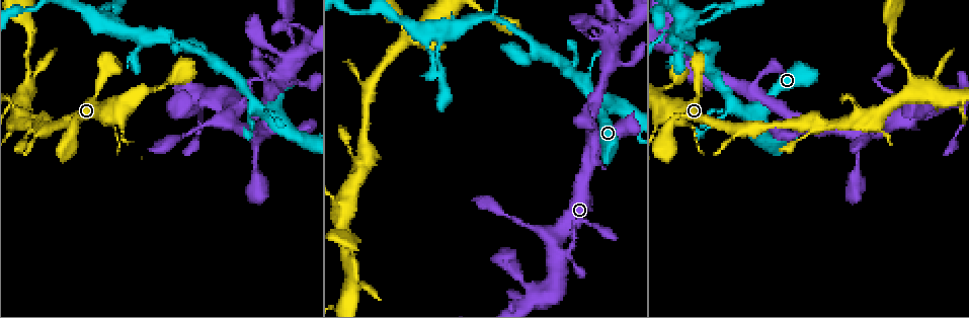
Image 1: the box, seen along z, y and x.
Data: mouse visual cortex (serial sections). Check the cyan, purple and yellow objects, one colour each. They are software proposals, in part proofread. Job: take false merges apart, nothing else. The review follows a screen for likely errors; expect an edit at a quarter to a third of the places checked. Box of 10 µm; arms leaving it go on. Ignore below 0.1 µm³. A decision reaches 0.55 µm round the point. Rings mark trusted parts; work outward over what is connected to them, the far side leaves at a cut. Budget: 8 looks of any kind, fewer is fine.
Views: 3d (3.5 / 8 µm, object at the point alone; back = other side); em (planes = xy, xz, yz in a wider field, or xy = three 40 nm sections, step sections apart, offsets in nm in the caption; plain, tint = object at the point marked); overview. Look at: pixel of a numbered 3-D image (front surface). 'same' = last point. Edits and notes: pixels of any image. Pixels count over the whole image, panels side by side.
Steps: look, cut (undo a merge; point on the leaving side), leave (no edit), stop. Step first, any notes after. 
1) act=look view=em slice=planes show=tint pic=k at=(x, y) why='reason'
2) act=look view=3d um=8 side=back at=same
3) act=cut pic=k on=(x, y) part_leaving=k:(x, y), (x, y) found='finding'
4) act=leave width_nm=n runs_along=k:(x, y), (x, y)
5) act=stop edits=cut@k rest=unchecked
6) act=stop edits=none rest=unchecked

act=look view=3d um=3.5 pic=1 at=(272, 91) why='abrupt turn'

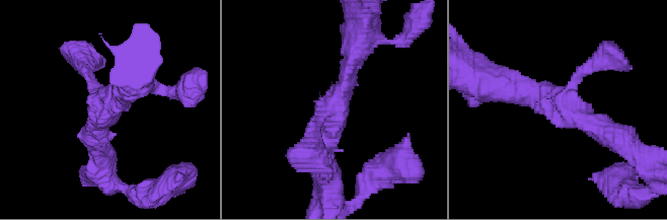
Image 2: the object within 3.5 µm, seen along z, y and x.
act=look view=em slice=xy step=1 show=tint pic=2 at=(108, 100)

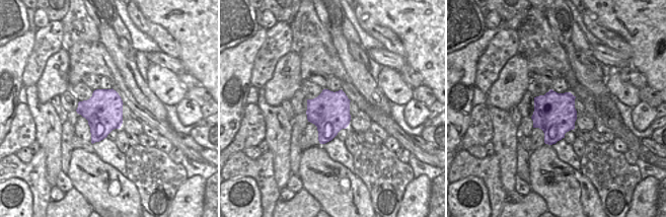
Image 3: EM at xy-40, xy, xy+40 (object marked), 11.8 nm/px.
act=look view=em slice=xy step=3 show=tint at=same why='cut it another way'

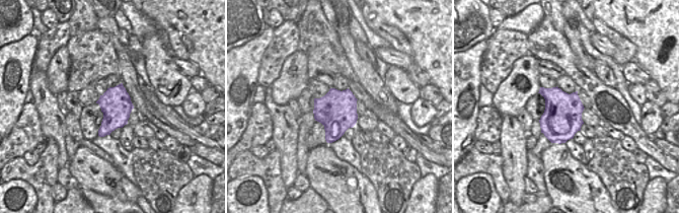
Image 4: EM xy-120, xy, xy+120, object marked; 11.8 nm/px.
act=leave width_nm=480 runs_along=2:(613, 133), (559, 98), (504, 86) found='one cell here'

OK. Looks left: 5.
act=look view=3d um=3.5 pic=1 at=(617, 36) why='looks like a crossing'

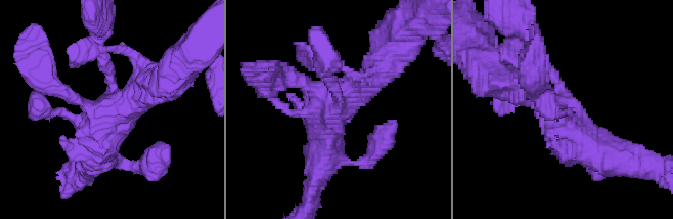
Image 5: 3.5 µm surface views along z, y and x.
act=look view=em slice=planes show=tint pic=5 at=(339, 101) why='need the tissue'

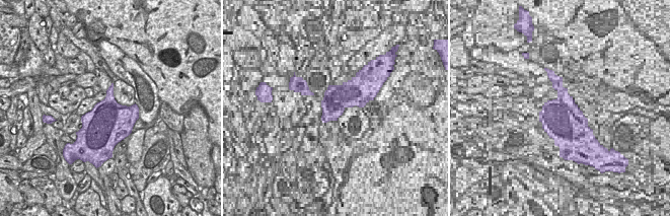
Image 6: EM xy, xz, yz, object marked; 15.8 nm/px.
act=leave runs_along=5:(605, 157), (524, 83) found='continuous, no second cell'

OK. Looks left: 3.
act=look view=em slice=xy step=1 show=tint pic=1 at=(164, 38) why='sharp bend'

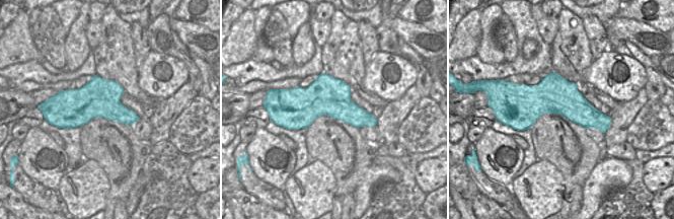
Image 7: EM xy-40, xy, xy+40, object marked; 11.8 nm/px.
act=look view=3d um=3.5 at=same

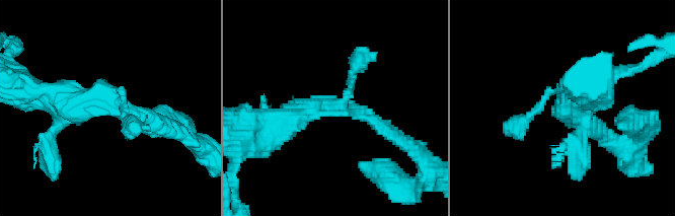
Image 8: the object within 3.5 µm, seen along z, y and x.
act=leave width_nm=460 runs_along=8:(166, 130), (104, 101), (48, 95) found='all the same cell'

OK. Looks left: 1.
act=stop edits=none rest=unchecked

